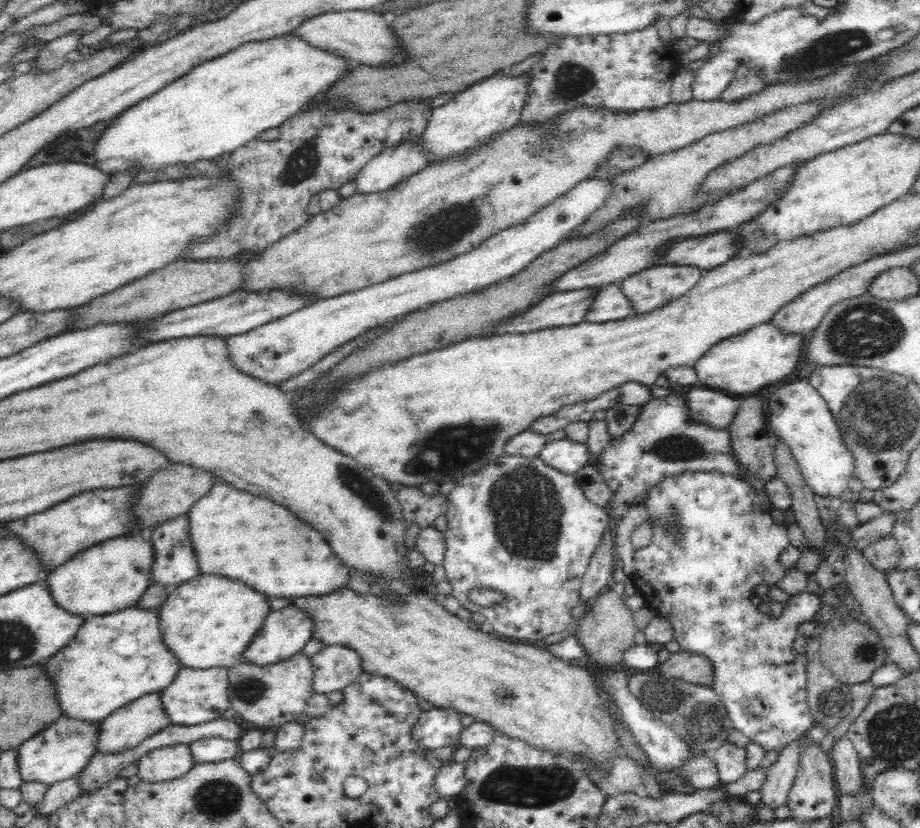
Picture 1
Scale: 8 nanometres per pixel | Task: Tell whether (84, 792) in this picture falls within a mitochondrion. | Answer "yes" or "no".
no

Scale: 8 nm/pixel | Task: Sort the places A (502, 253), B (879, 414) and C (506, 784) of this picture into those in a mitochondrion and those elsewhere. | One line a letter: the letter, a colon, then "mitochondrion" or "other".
A: other
B: mitochondrion
C: mitochondrion

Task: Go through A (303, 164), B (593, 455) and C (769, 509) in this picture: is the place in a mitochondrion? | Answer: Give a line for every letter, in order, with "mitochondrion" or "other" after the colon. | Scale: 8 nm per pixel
A: mitochondrion
B: other
C: other

